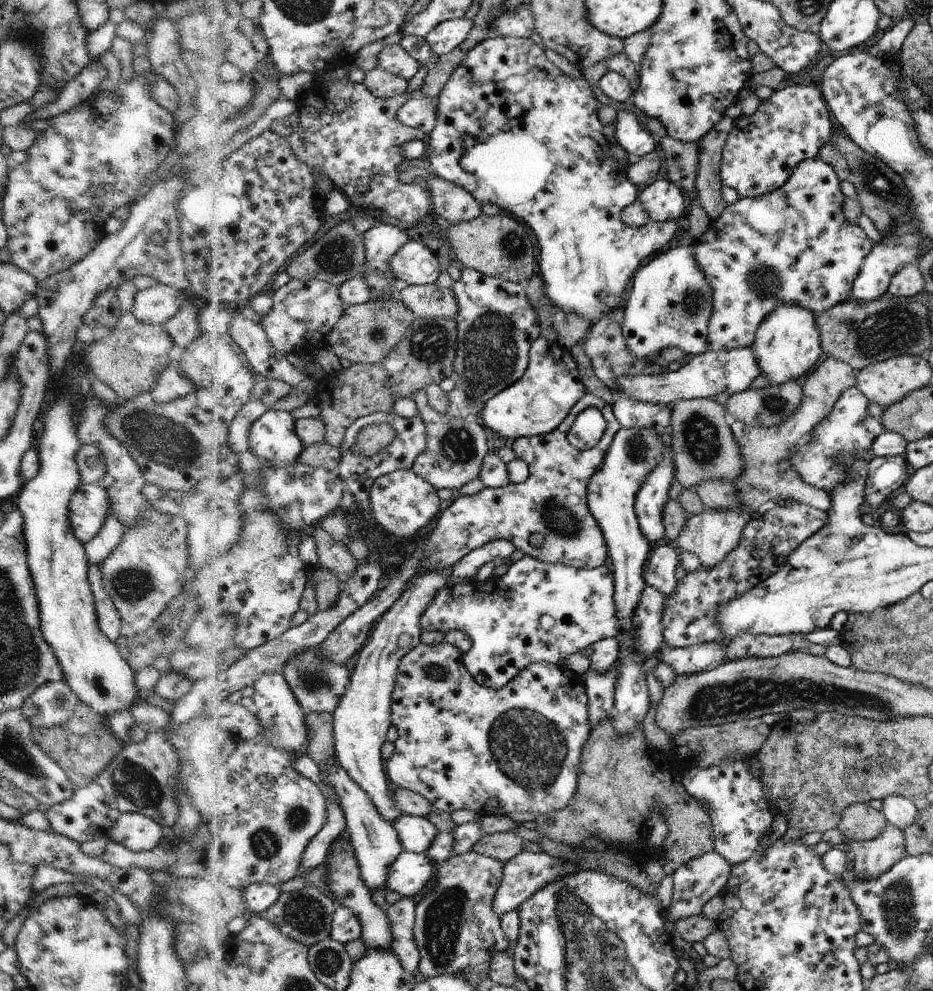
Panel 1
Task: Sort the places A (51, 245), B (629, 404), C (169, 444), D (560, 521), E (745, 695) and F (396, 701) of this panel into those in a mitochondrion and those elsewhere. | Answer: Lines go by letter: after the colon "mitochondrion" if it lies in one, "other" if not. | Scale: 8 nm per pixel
A: other
B: other
C: mitochondrion
D: mitochondrion
E: mitochondrion
F: other

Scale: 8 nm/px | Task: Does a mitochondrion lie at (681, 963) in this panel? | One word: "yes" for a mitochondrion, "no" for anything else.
no

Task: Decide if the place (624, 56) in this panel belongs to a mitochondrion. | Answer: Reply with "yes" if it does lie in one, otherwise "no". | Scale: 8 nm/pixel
no

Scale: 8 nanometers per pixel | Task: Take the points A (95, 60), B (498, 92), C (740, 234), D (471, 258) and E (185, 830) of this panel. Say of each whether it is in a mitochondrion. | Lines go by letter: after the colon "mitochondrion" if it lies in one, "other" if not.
A: other
B: other
C: other
D: other
E: other

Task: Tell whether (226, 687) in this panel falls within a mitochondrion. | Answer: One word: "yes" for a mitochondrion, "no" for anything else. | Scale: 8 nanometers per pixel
no

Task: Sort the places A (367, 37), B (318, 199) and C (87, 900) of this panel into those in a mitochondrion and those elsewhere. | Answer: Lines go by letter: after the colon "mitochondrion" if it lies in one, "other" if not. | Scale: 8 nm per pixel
A: other
B: other
C: other

